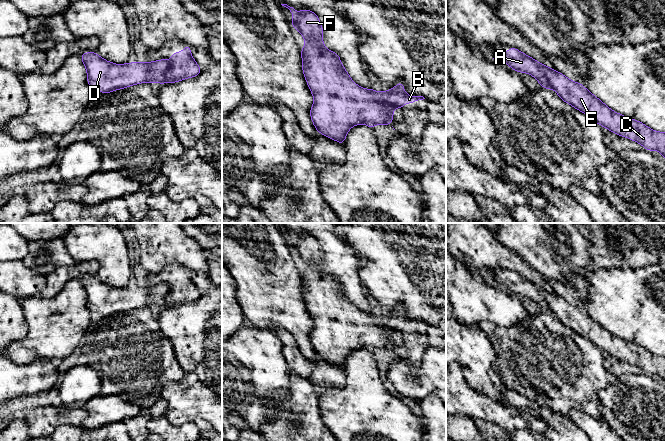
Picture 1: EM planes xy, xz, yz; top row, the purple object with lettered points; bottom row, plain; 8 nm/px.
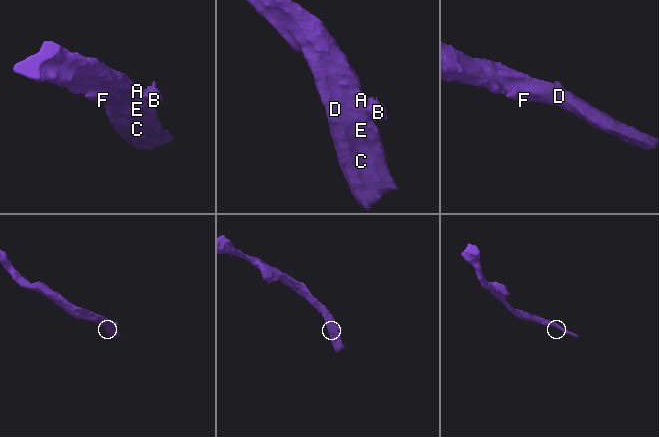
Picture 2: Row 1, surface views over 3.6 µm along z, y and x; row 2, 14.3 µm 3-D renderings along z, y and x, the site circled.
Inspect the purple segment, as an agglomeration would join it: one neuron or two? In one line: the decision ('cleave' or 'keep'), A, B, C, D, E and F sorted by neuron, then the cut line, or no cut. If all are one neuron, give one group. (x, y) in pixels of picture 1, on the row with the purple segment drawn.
cleave | A C D E F / B | xz (371, 97), (374, 100), (386, 102), (394, 107)

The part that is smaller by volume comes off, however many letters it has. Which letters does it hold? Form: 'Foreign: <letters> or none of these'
Foreign: B

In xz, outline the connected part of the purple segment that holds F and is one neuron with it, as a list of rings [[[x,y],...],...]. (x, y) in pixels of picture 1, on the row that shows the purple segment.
[[[287,4],[281,5],[290,10],[293,15],[292,28],[298,30],[305,39],[305,46],[300,49],[301,66],[307,85],[314,97],[310,117],[316,130],[329,139],[344,145],[349,129],[357,124],[365,124],[371,129],[377,124],[392,126],[394,107],[381,101],[374,101],[372,97],[379,93],[378,91],[372,88],[364,89],[353,82],[350,74],[342,65],[339,55],[324,46],[323,27],[319,17],[305,7],[303,11],[297,12]]]

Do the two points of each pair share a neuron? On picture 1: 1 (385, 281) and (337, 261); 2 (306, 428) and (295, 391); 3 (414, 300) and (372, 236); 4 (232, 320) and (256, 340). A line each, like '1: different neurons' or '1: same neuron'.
1: different neurons
2: same neuron
3: same neuron
4: different neurons

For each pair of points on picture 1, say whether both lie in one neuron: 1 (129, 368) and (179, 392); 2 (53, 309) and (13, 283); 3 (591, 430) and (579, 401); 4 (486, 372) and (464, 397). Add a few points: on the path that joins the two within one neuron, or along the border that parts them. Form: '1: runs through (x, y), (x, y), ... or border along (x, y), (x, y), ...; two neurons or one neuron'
1: border along (172, 380), (165, 384); two neurons
2: border along (39, 295), (25, 297), (20, 301); two neurons
3: border along (566, 414), (571, 409), (577, 409), (599, 418); two neurons
4: border along (467, 382), (474, 389), (484, 392), (493, 398); two neurons

